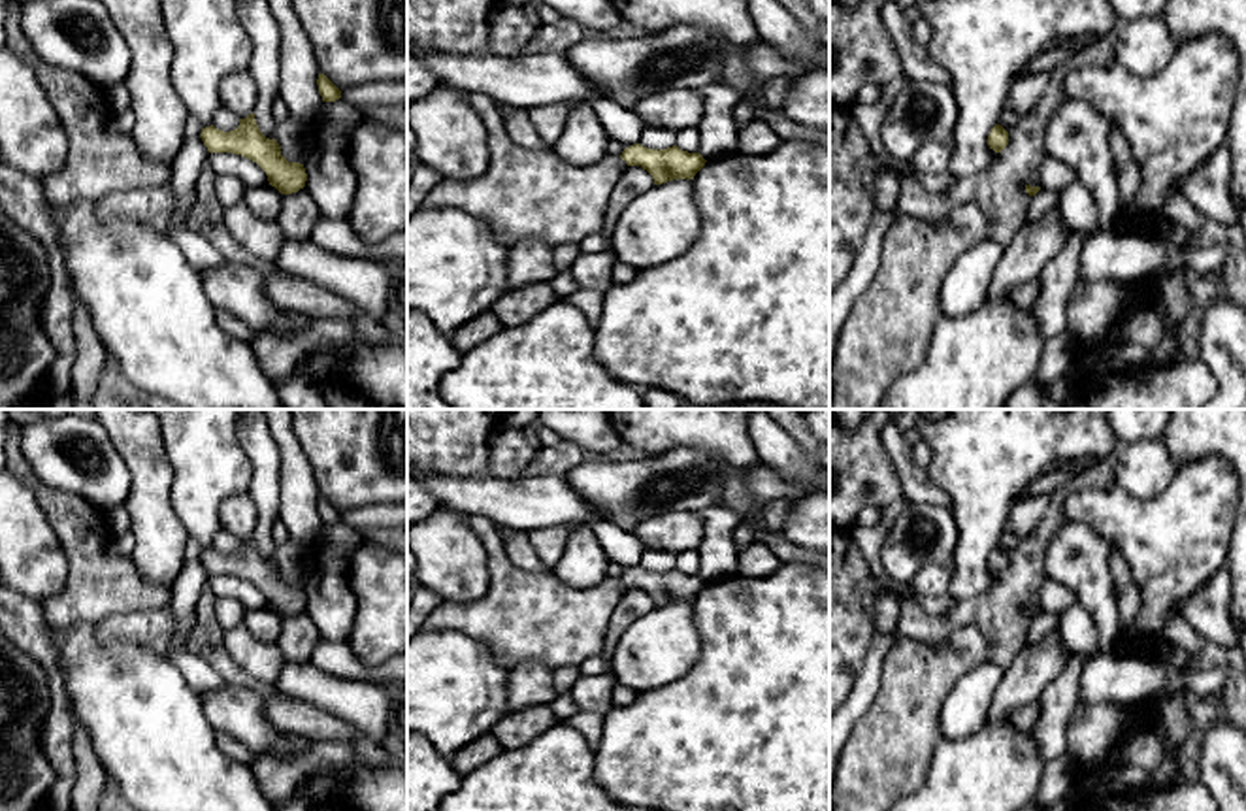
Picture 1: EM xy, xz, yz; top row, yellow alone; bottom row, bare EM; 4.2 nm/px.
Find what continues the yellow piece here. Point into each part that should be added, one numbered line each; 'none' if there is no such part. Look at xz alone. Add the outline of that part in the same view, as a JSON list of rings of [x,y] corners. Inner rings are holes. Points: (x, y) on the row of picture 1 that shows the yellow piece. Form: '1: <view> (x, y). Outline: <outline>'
1: xz (523, 195). Outline: [[[471,92],[466,96],[486,128],[488,166],[469,181],[441,179],[420,207],[456,207],[490,224],[500,243],[513,247],[524,240],[543,240],[554,247],[579,243],[590,234],[601,232],[609,196],[628,164],[609,153],[592,166],[573,166],[552,149],[530,151],[515,143],[500,115],[498,104]]]

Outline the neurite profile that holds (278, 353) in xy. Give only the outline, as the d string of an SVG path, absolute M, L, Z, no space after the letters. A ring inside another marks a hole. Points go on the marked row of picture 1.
M341 319L315 321L302 334L260 332L249 341L260 370L273 383L283 383L300 375L298 364L322 345L356 347L354 328Z

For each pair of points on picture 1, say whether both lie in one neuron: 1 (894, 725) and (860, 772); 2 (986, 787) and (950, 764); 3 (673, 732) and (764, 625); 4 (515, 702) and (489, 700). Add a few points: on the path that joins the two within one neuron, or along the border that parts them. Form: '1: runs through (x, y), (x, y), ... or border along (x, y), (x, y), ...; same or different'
1: runs through (894, 736), (871, 761); same
2: runs through (977, 783), (960, 768); same
3: runs through (700, 706), (705, 687), (741, 651); same
4: border along (509, 670), (506, 683), (508, 711); different

